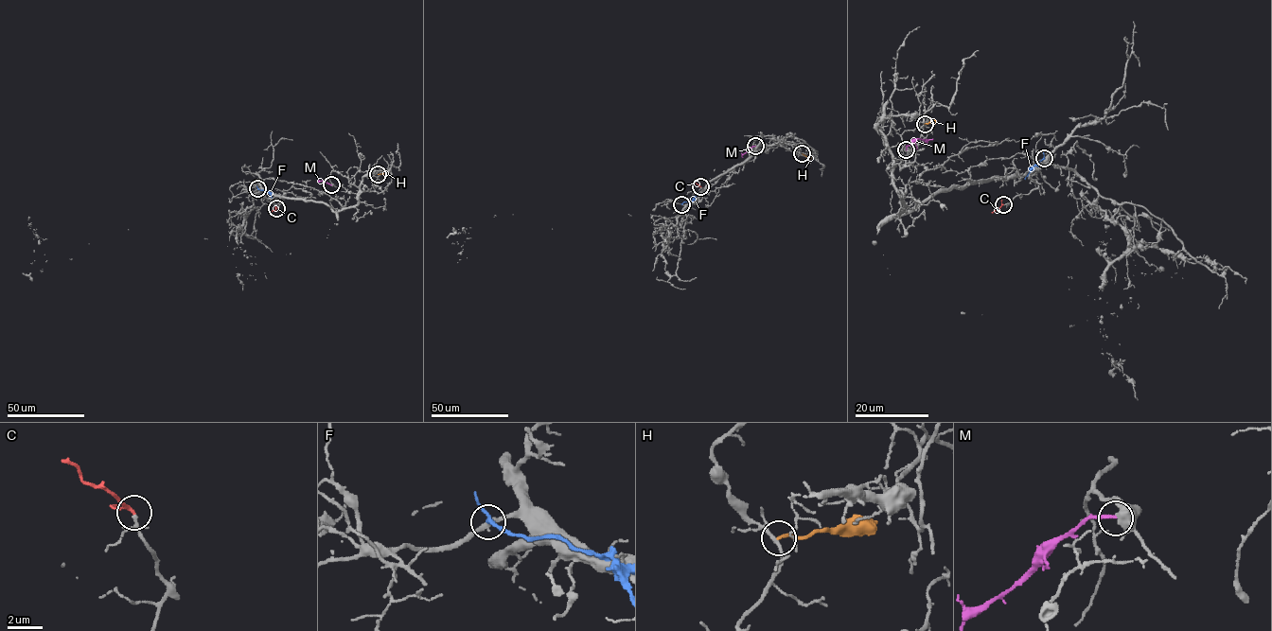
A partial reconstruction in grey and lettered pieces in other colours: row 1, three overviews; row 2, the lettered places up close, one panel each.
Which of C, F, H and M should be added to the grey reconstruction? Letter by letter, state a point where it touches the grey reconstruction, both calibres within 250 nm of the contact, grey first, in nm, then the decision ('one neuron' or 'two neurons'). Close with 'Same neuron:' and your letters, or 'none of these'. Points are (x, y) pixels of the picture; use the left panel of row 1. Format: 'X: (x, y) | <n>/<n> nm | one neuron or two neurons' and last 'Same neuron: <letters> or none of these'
C: (276, 208) | 140/150 nm | one neuron
F: (257, 188) | 240/200 nm | two neurons
H: (378, 174) | 200/180 nm | two neurons
M: (331, 184) | 480/200 nm | two neurons
Same neuron: C

